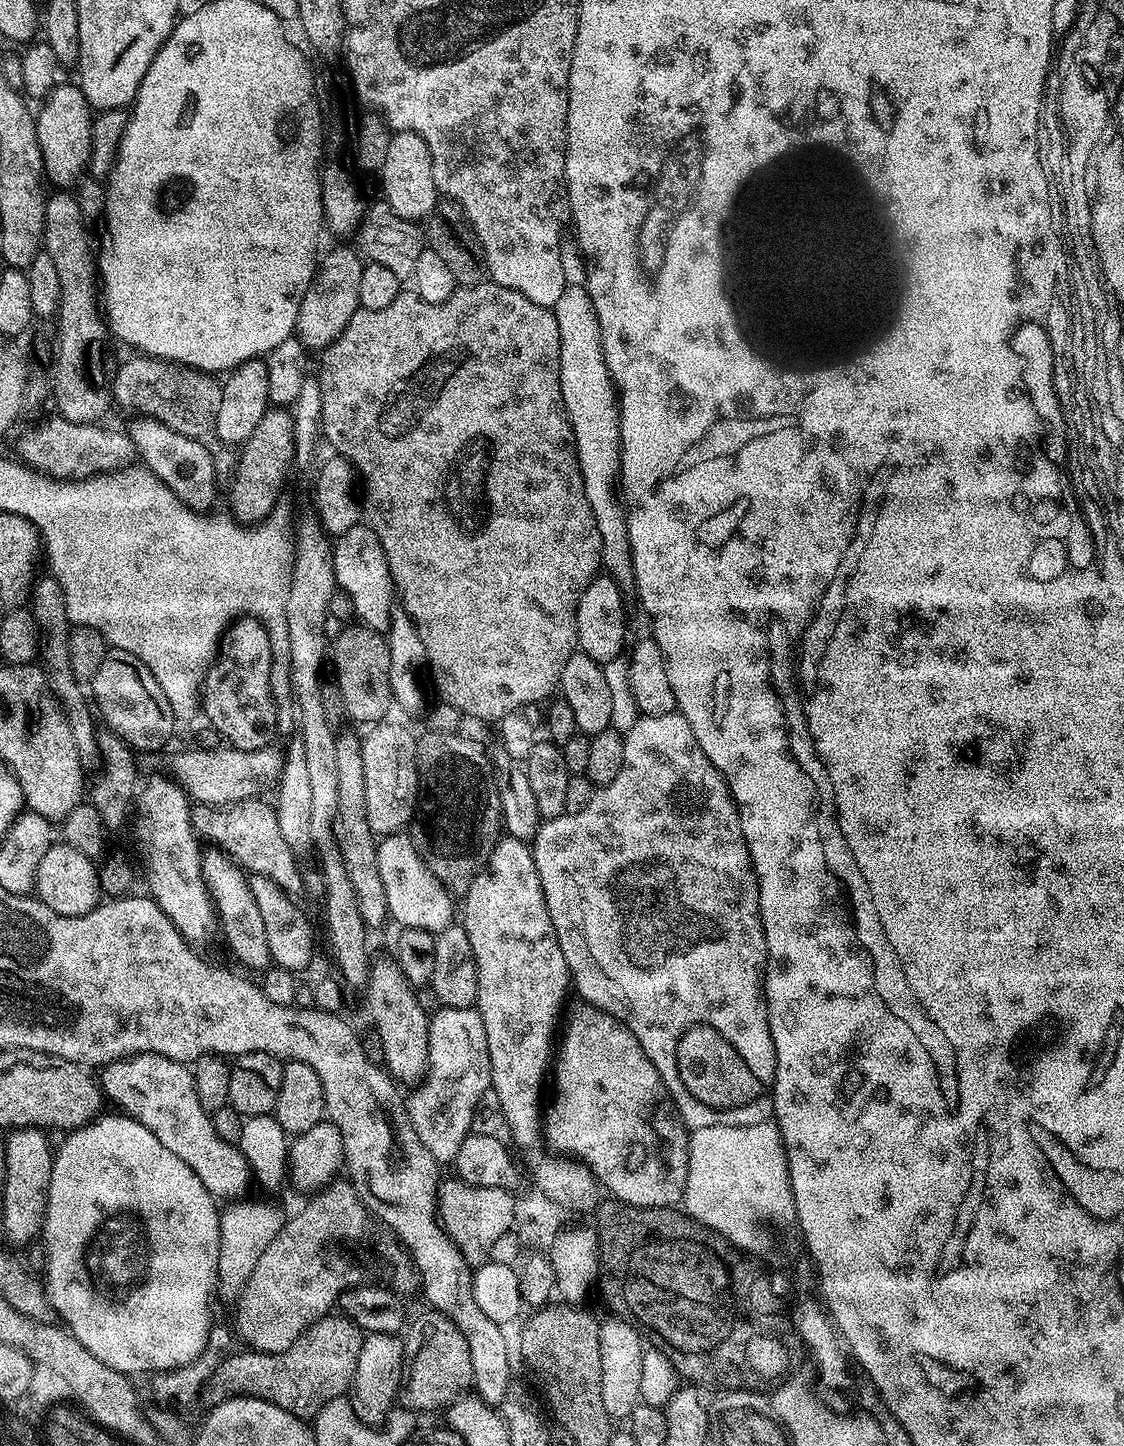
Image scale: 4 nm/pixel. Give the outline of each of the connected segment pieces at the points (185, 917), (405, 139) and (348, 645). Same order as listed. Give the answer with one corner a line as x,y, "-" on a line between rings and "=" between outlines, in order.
167,782
159,786
153,785
152,790
143,791
135,797
135,802
140,805
138,830
141,832
140,845
148,859
149,875
152,876
152,887
148,890
152,899
186,938
202,936
212,927
215,929
218,917
212,899
204,887
202,856
200,849
198,850
198,837
192,830
192,809
188,793
178,784
=
393,131
390,146
386,149
386,162
378,173
384,187
383,203
388,204
404,220
423,221
437,211
438,193
432,177
432,159
426,142
417,132
=
355,626
344,628
330,644
330,662
338,690
342,694
347,719
357,720
363,726
372,726
383,721
388,707
394,701
390,690
390,650
385,633
372,628

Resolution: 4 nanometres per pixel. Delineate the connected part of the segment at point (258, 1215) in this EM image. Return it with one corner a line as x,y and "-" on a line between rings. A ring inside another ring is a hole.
248,1198
239,1202
232,1202
220,1214
220,1249
218,1250
218,1266
216,1267
216,1284
218,1296
229,1302
235,1301
246,1286
254,1265
270,1242
278,1234
278,1230
285,1222
285,1217
272,1204
263,1204
256,1200
251,1204

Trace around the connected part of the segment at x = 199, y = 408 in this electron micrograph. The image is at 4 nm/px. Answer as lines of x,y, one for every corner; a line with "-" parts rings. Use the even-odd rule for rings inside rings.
132,354
128,361
121,366
120,369
115,369
114,375
112,376
112,395
114,397
115,403
128,404
132,403
134,407
138,408
138,412
145,416
151,416
152,419
162,422
170,430
174,430
178,434
183,436
191,436
193,438
204,438
204,435
211,433
216,427
216,419
218,418
218,406
222,406
222,384
219,379
211,372
202,372
198,368
190,368
187,364
178,364
170,360
162,360
155,356
150,356
147,354

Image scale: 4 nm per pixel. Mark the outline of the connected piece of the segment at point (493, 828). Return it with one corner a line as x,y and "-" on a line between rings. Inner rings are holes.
425,731
416,742
416,765
420,779
420,798
416,815
406,831
412,837
414,850
426,862
428,869
453,894
463,894
474,882
478,873
485,871
494,846
502,839
504,819
502,802
498,794
497,769
492,769
484,748
476,740
467,740
464,734
451,736

